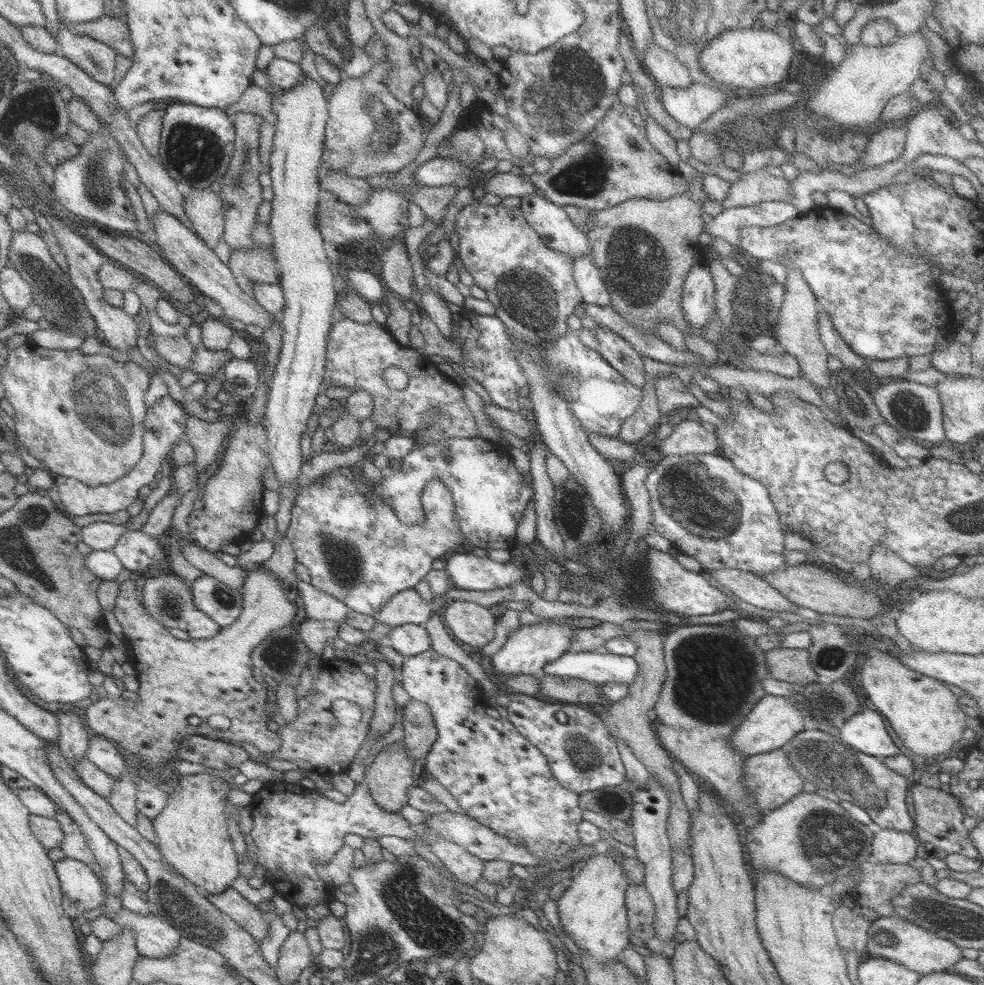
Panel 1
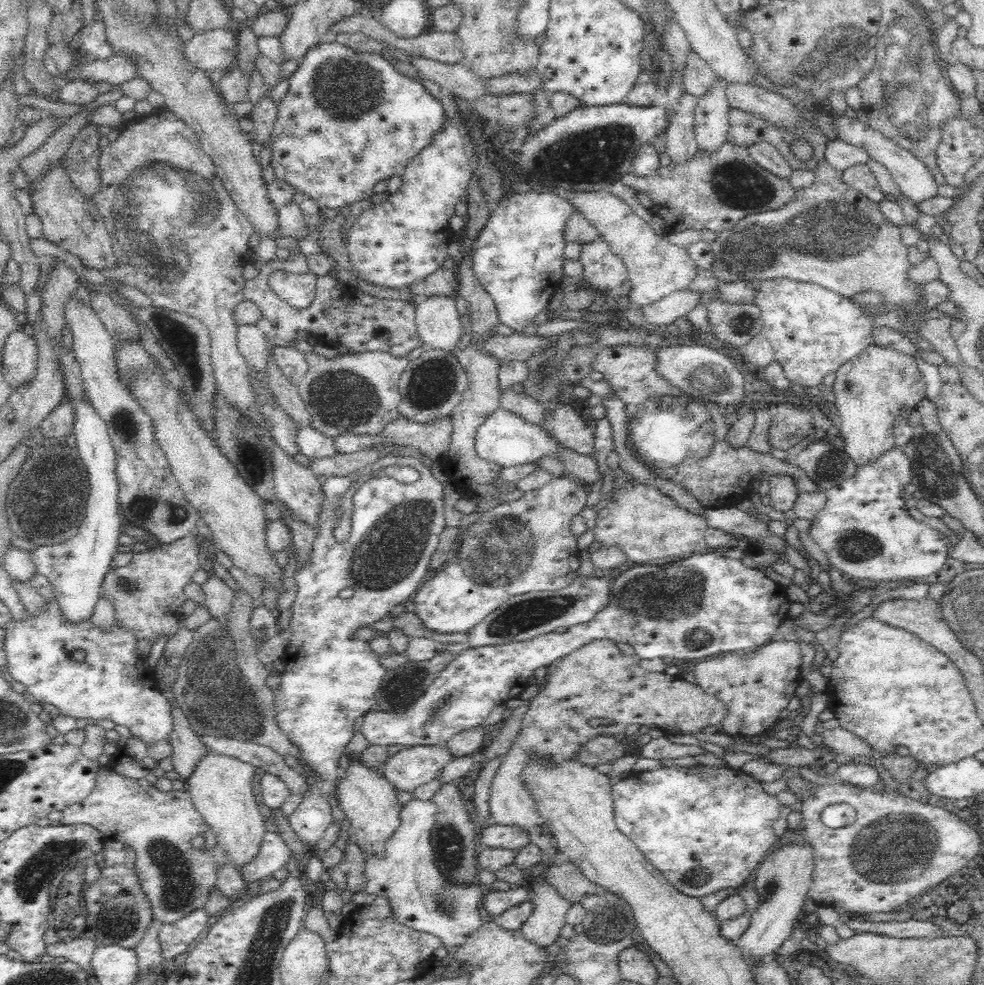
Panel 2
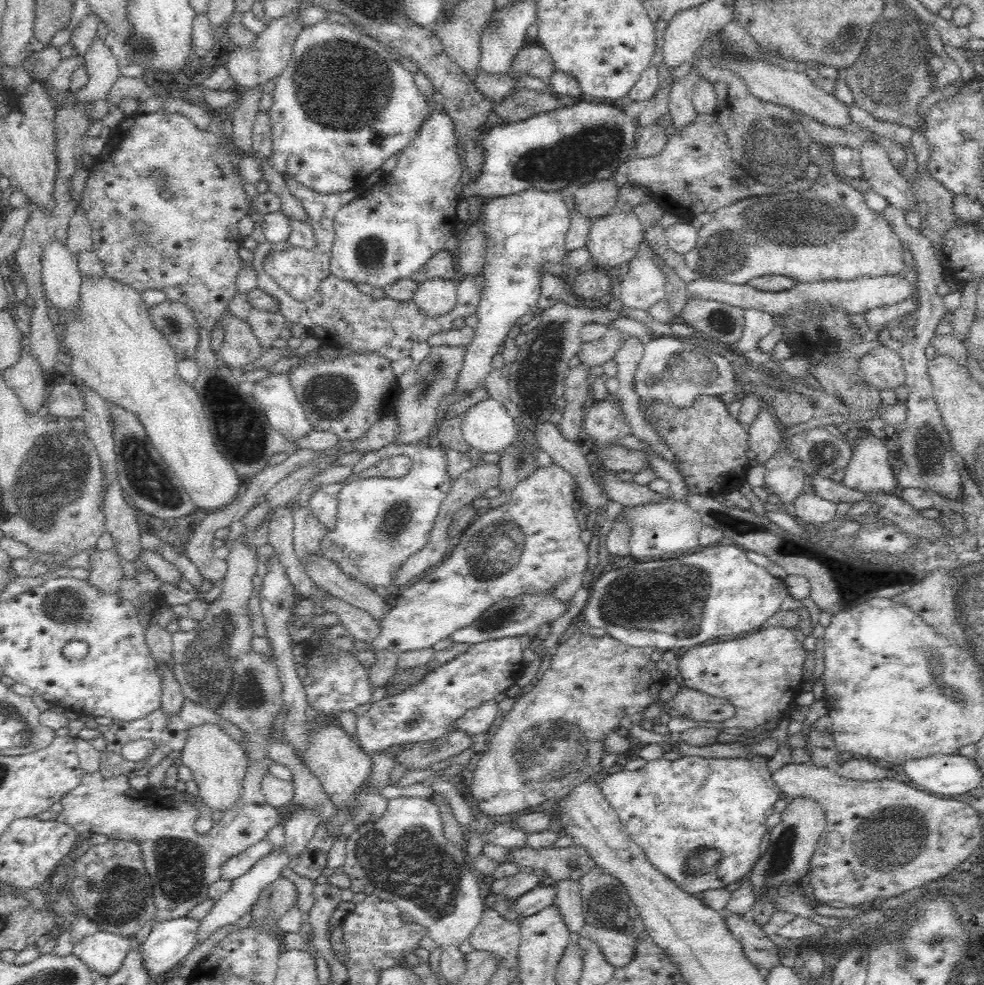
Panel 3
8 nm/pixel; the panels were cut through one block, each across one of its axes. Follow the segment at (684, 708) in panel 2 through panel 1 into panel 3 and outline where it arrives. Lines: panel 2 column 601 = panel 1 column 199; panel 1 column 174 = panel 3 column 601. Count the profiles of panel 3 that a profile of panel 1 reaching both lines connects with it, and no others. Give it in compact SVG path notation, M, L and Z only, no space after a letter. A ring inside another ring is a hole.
M576 629L572 636L562 643L557 651L553 654L550 661L550 668L542 676L542 679L532 688L527 688L519 696L516 697L516 703L512 710L510 710L504 718L498 721L496 729L492 730L492 739L488 742L488 747L484 753L481 754L480 760L476 764L474 770L473 780L471 782L471 794L474 800L478 800L478 808L481 810L481 815L485 816L504 816L504 814L518 814L518 812L526 812L528 808L538 808L542 806L544 802L548 802L550 799L554 799L557 796L561 796L564 791L572 787L576 782L576 778L580 775L581 771L587 766L596 766L601 762L604 755L604 738L608 736L610 731L620 731L620 720L623 716L632 716L644 712L646 708L656 704L659 700L660 690L667 682L668 677L664 674L660 674L659 670L656 670L656 663L650 660L650 654L652 654L652 648L634 648L628 646L610 635L604 635L601 637L594 637L588 635L588 633L582 633Z

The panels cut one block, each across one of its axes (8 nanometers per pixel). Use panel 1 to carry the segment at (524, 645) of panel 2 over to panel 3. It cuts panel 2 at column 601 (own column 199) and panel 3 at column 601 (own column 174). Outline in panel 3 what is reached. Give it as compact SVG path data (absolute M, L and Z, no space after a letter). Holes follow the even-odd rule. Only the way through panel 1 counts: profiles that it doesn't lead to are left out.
M718 544L667 561L631 563L616 570L605 570L590 586L582 614L586 624L604 628L608 635L628 646L674 652L756 632L764 628L763 624L784 606L787 599L789 593L784 580L752 563L746 557L745 549L734 544Z

